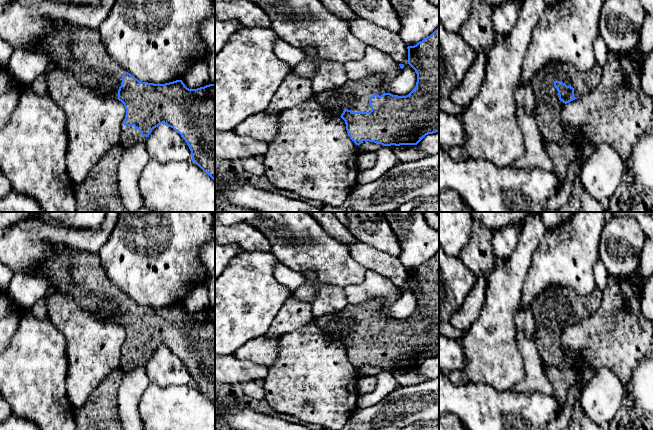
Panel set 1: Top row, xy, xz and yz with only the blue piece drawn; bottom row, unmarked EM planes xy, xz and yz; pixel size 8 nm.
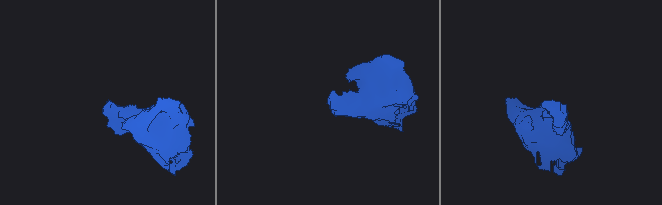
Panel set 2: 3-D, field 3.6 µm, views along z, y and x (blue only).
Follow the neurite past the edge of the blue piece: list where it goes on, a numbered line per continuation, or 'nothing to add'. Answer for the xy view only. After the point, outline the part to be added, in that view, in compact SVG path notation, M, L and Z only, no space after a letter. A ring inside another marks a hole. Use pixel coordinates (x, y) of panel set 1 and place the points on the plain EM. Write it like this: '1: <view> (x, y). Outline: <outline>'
1: xy (79, 275). Outline: M70 251L50 252L50 259L39 265L35 275L51 279L51 290L71 297L83 310L99 320L118 322L122 299L126 296L113 284L97 253Z

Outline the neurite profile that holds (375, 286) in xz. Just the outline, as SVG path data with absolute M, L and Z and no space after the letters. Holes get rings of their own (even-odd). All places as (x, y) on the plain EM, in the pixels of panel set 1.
M366 270L365 279L361 284L350 285L344 288L348 304L357 305L371 299L383 299L381 312L385 317L389 314L389 305L401 296L397 287L388 278L372 271Z

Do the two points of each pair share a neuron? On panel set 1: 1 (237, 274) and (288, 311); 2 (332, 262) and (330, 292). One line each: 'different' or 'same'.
1: different
2: different

